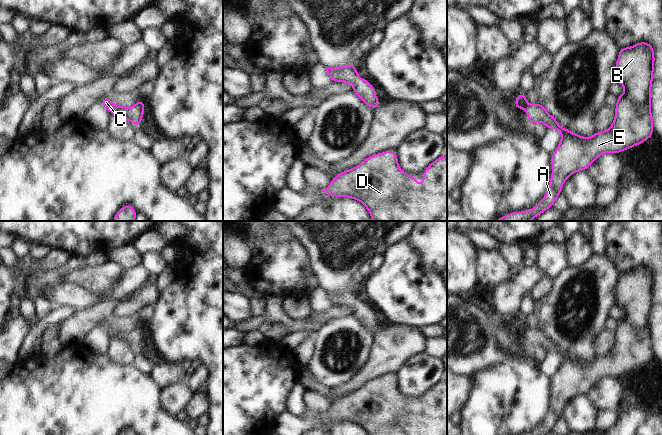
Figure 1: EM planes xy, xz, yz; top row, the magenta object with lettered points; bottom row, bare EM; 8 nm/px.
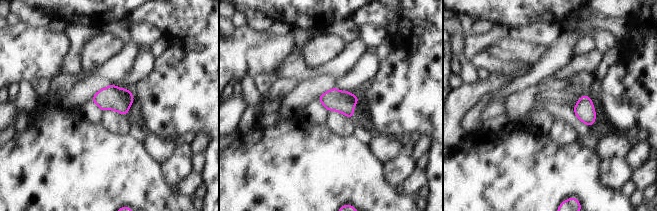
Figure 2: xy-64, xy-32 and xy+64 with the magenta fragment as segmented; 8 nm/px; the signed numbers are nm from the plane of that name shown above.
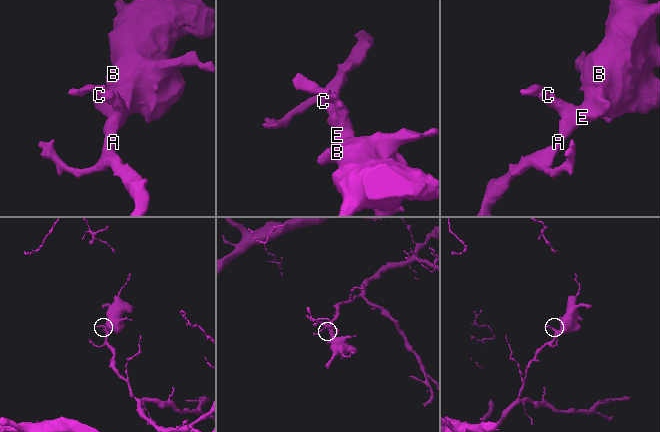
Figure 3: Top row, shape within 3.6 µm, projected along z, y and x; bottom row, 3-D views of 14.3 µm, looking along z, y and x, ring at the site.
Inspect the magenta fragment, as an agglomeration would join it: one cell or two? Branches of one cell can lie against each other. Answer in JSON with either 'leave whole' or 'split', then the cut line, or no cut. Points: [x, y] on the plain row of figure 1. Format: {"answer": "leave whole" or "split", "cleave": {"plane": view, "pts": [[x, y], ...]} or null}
{"answer": "leave whole", "cleave": null}

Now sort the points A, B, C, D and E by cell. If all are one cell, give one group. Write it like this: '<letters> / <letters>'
A B C D E

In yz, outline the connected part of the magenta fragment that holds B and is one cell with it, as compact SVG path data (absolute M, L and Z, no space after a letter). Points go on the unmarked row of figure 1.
M642 265L633 270L619 273L615 289L615 302L624 311L624 316L617 321L612 349L605 356L596 355L592 361L582 361L578 357L572 357L569 353L560 350L558 345L539 326L530 329L524 317L517 318L514 331L524 333L527 336L529 348L534 349L541 346L547 353L552 352L561 357L561 364L557 373L551 379L553 396L545 420L534 432L524 435L546 435L552 432L561 418L564 406L573 397L587 394L604 377L619 378L621 375L638 370L652 361L654 357L651 337L651 312L654 287L654 273L650 267Z

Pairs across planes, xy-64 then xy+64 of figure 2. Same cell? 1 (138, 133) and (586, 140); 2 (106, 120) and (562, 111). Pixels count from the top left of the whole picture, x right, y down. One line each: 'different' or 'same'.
1: same
2: different

